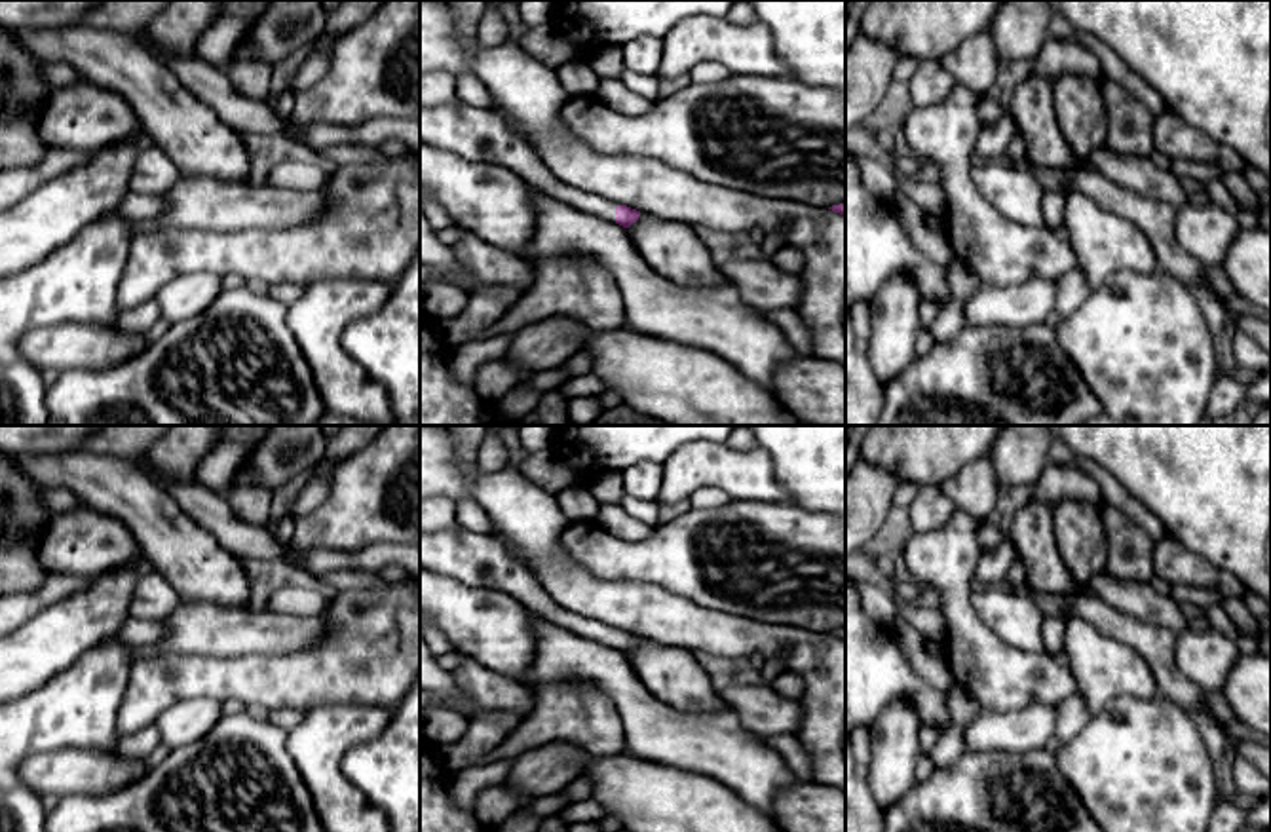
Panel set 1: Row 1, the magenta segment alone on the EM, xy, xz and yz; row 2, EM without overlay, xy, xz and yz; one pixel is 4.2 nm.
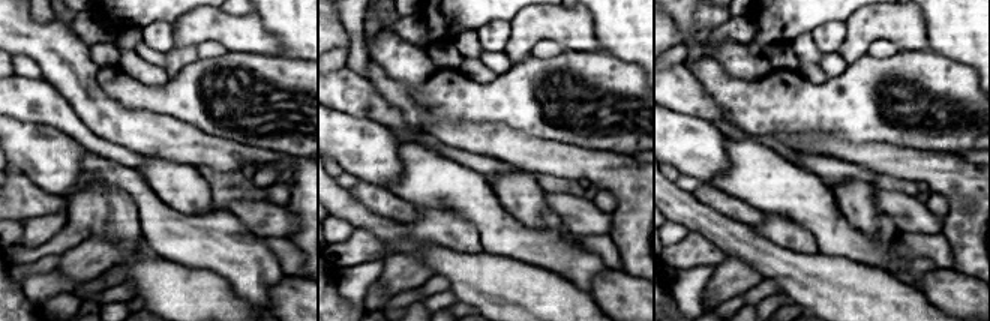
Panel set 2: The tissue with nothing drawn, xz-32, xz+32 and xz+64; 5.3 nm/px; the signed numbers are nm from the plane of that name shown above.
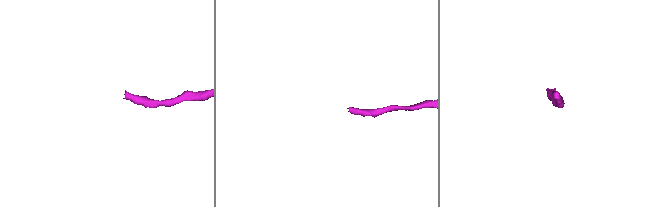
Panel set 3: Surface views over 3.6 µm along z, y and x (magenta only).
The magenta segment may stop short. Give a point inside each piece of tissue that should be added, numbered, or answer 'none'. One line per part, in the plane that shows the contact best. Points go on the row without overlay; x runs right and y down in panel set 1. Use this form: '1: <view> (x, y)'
1: xz (472, 559)

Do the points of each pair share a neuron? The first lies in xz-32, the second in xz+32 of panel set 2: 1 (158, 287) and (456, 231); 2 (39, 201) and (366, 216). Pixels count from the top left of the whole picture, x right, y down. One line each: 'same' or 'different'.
1: different
2: different

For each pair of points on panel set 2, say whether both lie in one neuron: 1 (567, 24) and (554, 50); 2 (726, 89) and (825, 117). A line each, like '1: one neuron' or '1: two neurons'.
1: two neurons
2: one neuron

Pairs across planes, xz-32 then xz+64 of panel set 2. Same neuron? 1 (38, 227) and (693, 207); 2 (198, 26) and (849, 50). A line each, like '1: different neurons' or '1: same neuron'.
1: different neurons
2: same neuron

